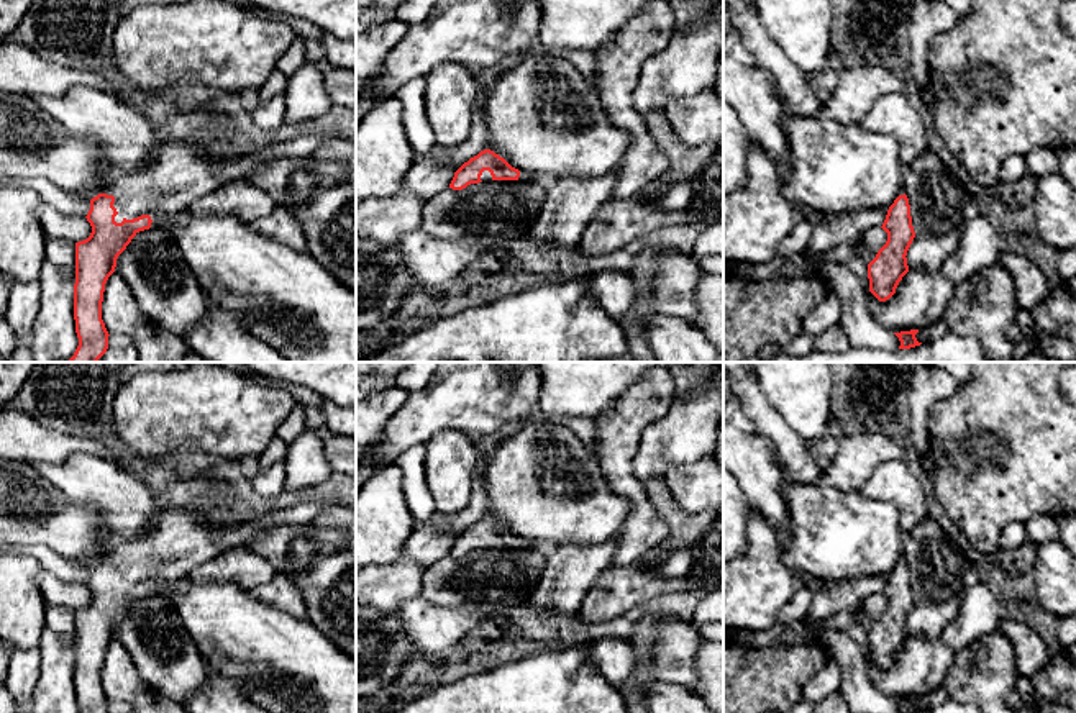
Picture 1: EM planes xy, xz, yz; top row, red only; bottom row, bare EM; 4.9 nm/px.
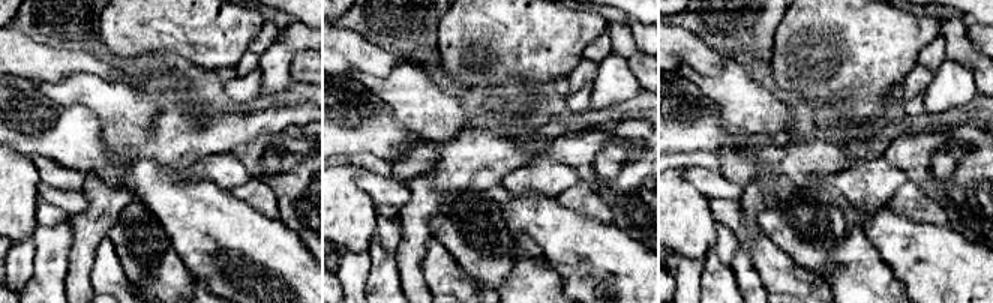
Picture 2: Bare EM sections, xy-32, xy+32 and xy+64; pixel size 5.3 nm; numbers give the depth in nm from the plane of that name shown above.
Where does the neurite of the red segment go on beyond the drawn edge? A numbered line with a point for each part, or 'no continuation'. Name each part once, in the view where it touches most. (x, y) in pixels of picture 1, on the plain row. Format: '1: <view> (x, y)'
1: xy (181, 540)

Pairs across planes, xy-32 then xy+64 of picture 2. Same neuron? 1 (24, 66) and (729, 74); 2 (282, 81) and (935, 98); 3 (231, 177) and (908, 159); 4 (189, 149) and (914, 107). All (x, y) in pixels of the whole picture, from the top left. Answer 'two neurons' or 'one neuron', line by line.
1: two neurons
2: one neuron
3: two neurons
4: two neurons

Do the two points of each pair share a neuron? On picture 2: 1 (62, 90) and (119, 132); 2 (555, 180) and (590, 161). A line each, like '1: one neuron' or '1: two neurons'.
1: one neuron
2: two neurons

